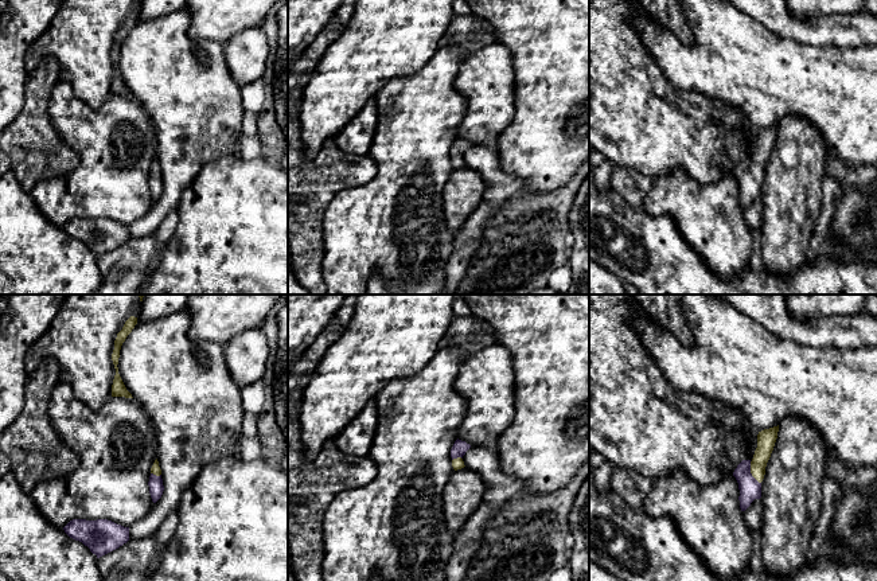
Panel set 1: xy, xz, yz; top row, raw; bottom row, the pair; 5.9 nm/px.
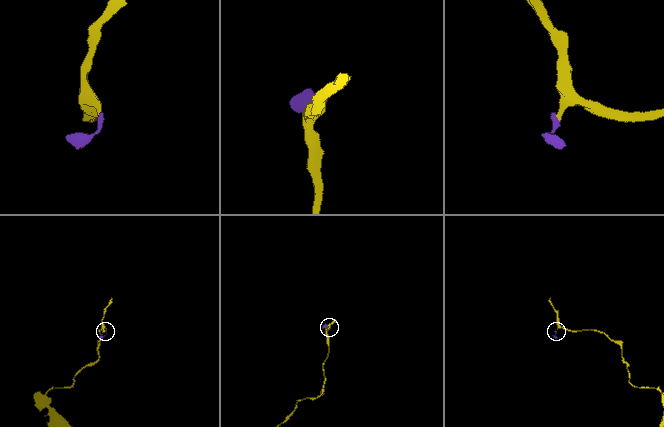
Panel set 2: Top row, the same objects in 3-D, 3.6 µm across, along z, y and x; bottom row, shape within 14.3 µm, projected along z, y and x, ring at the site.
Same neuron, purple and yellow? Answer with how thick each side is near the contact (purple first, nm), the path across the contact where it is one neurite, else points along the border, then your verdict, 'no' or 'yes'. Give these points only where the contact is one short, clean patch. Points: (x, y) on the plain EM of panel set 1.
130/110 nm | across yz (749, 187), (749, 171), (759, 162), (766, 137) | yes

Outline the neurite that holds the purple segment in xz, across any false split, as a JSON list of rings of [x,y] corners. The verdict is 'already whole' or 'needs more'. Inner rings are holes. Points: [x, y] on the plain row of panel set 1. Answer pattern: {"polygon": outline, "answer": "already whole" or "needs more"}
{"polygon": [[[456,139],[452,148],[451,148],[451,156],[452,156],[452,165],[455,169],[464,167],[463,155],[465,151],[471,147],[469,143],[461,139]]], "answer": "needs more"}

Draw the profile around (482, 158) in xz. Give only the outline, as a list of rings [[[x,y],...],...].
[[[471,144],[463,155],[465,167],[476,171],[486,184],[510,184],[517,178],[504,172],[499,163],[499,151],[490,144]]]

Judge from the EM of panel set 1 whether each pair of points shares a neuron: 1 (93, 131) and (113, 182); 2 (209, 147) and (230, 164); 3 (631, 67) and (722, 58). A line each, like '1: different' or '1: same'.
1: same
2: different
3: different

